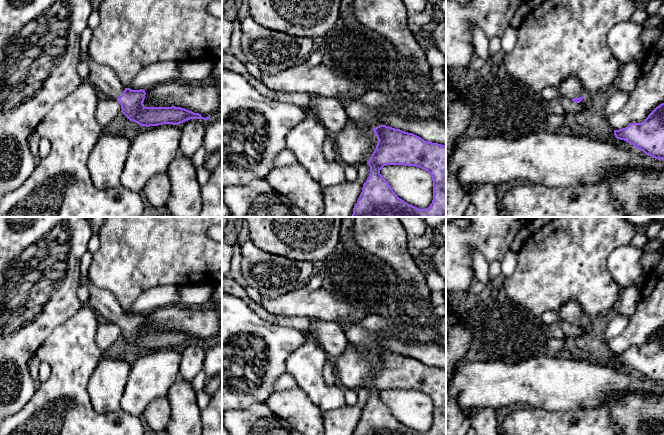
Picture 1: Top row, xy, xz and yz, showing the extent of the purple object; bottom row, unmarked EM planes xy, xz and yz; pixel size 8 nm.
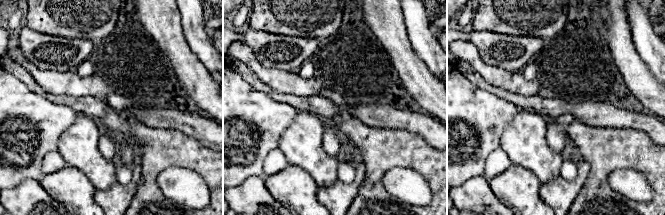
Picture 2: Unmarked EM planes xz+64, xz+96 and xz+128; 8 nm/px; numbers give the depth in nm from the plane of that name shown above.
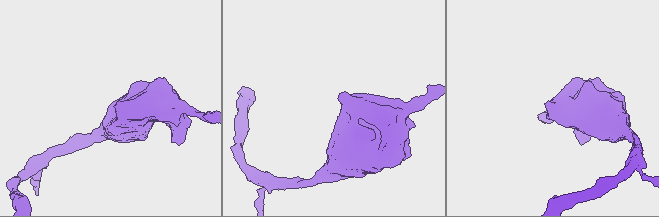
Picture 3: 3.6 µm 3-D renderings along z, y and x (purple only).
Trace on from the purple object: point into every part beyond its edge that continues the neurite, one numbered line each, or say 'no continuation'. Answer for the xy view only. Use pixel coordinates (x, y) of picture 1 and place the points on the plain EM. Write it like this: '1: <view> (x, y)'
1: xy (108, 309)

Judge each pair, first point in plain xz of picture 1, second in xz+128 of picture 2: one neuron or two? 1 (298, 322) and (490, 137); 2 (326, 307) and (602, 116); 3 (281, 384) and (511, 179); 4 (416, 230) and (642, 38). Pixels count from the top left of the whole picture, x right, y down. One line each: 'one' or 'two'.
1: two
2: two
3: two
4: one

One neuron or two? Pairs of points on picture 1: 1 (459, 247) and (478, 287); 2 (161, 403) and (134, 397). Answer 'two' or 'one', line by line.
1: two
2: two

